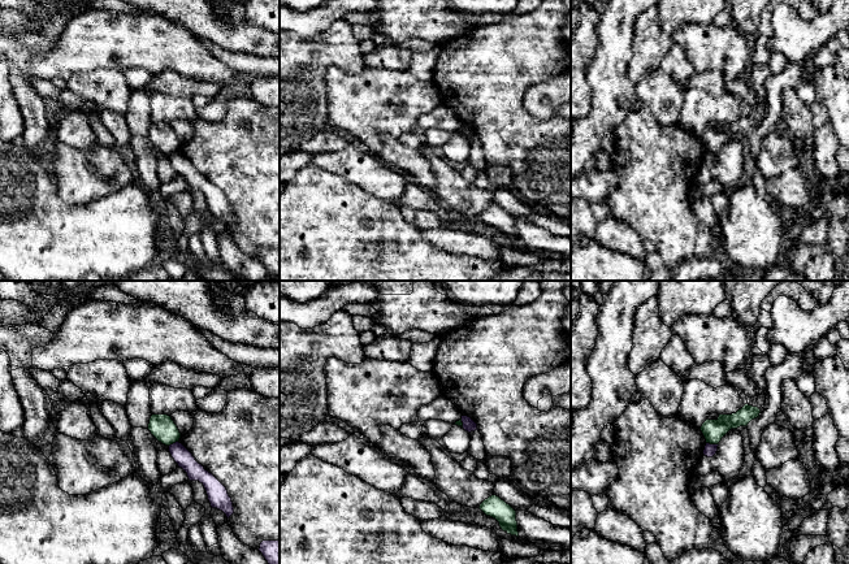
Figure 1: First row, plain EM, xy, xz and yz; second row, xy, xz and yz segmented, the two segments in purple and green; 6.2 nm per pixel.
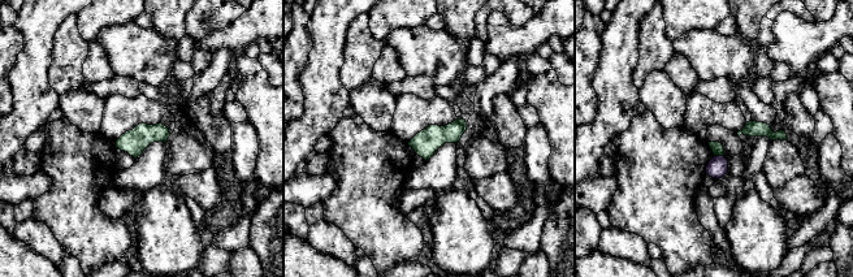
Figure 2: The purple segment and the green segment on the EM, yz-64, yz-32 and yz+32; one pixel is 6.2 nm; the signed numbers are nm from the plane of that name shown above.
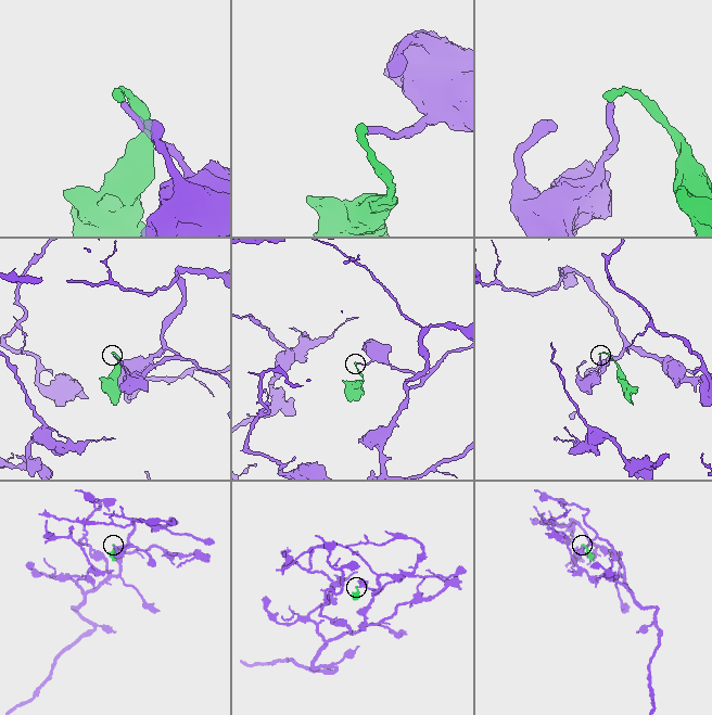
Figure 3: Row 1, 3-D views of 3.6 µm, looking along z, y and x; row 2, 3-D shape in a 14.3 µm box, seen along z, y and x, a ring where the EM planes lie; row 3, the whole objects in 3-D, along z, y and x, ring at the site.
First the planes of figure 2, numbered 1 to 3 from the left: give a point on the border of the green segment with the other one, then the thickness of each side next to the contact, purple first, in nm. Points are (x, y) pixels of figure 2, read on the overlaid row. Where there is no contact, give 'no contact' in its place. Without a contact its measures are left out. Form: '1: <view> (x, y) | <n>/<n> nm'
1: no contact
2: no contact
3: yz+32 (719, 156) | 120/70 nm

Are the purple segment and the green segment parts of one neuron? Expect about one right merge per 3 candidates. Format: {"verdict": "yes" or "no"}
{"verdict": "no"}

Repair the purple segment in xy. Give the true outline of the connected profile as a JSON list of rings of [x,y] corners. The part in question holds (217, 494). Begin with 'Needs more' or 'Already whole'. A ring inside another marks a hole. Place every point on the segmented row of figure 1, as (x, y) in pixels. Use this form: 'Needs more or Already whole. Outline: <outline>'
Already whole. Outline: [[[182,443],[170,444],[169,452],[178,467],[187,473],[190,481],[199,481],[204,486],[211,507],[222,511],[229,519],[234,513],[234,507],[226,487],[205,470]]]

